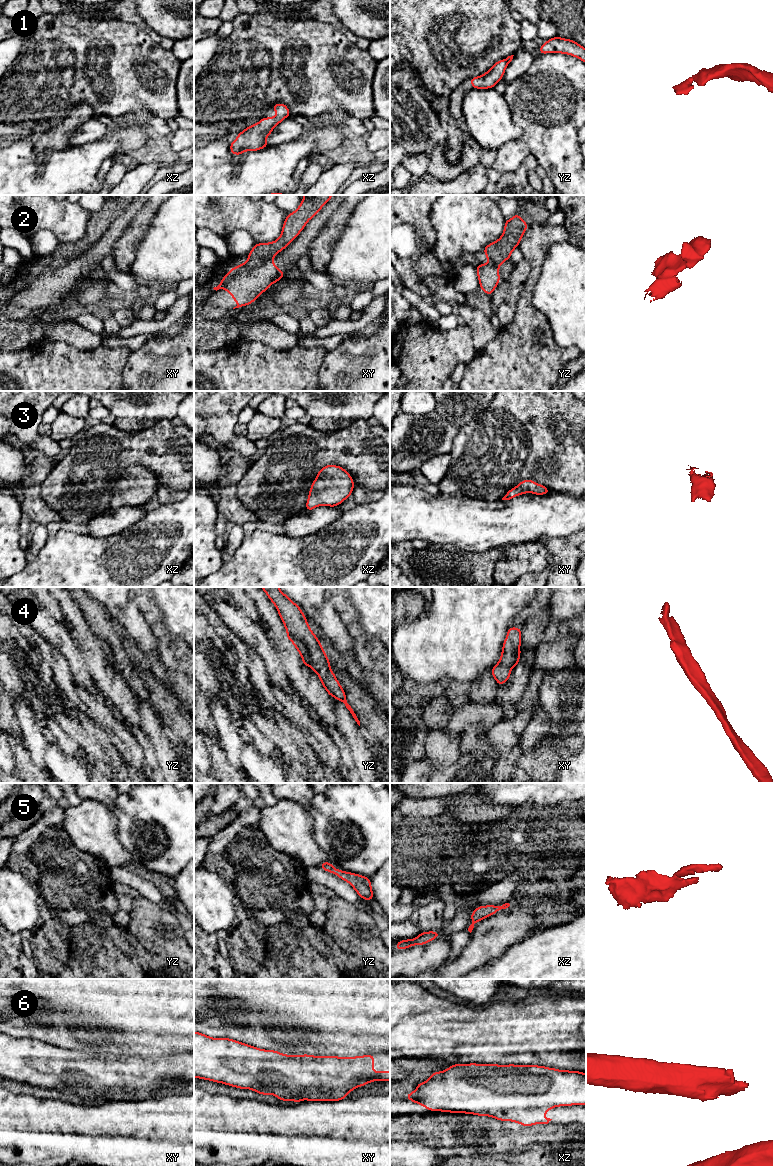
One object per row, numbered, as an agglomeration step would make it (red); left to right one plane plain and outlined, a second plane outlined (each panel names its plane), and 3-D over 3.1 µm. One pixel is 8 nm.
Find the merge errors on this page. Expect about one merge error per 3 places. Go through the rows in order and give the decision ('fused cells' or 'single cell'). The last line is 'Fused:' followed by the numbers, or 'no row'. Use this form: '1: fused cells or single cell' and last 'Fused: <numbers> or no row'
1: single cell
2: fused cells
3: single cell
4: single cell
5: single cell
6: single cell
Fused: 2

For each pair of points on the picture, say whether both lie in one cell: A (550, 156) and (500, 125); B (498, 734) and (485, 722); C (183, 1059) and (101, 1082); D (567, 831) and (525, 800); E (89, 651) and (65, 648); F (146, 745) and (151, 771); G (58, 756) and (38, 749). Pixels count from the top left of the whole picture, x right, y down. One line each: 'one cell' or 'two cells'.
A: two cells
B: two cells
C: one cell
D: two cells
E: two cells
F: one cell
G: two cells

